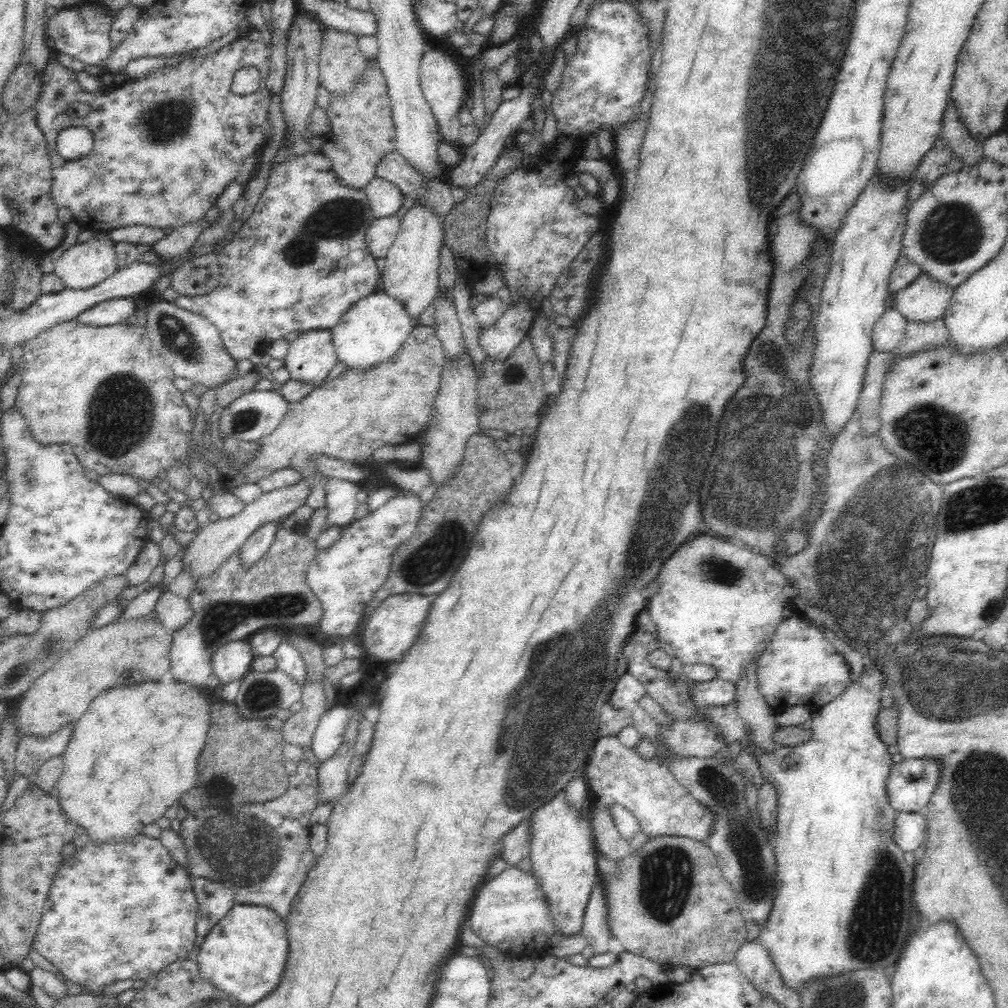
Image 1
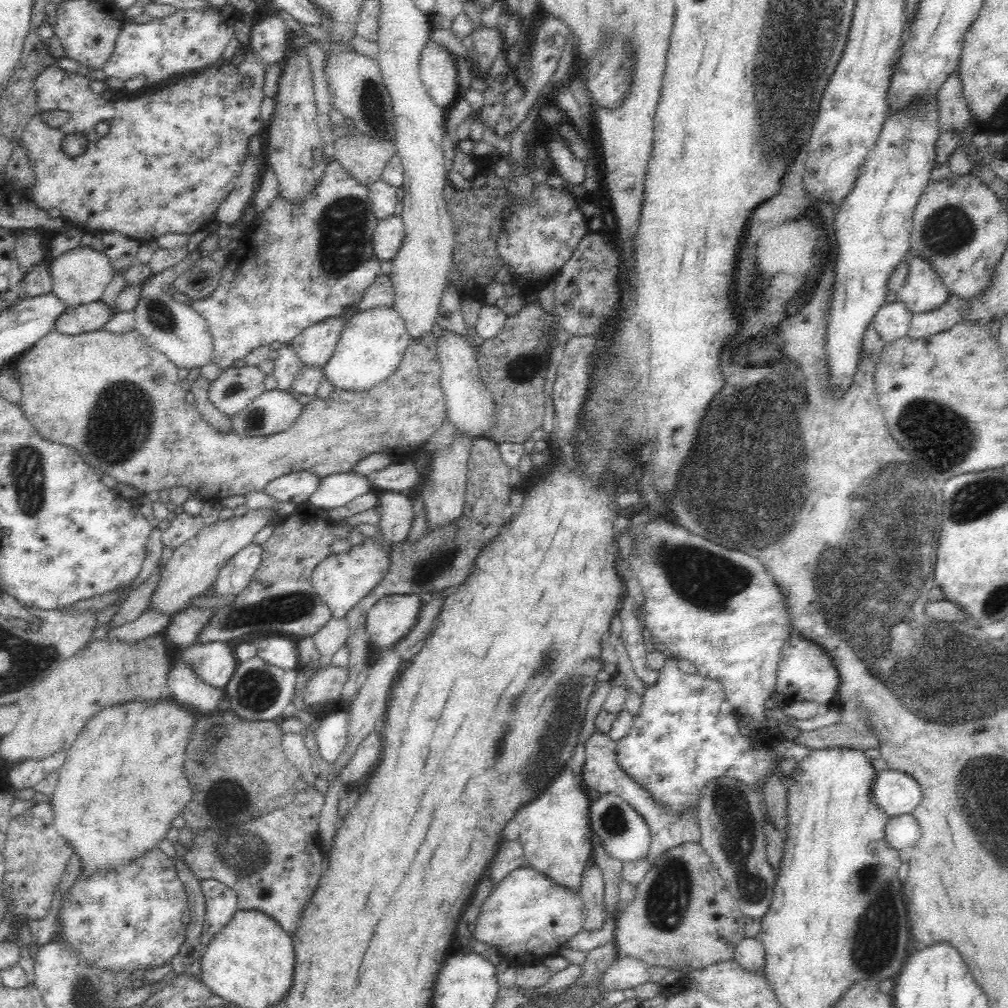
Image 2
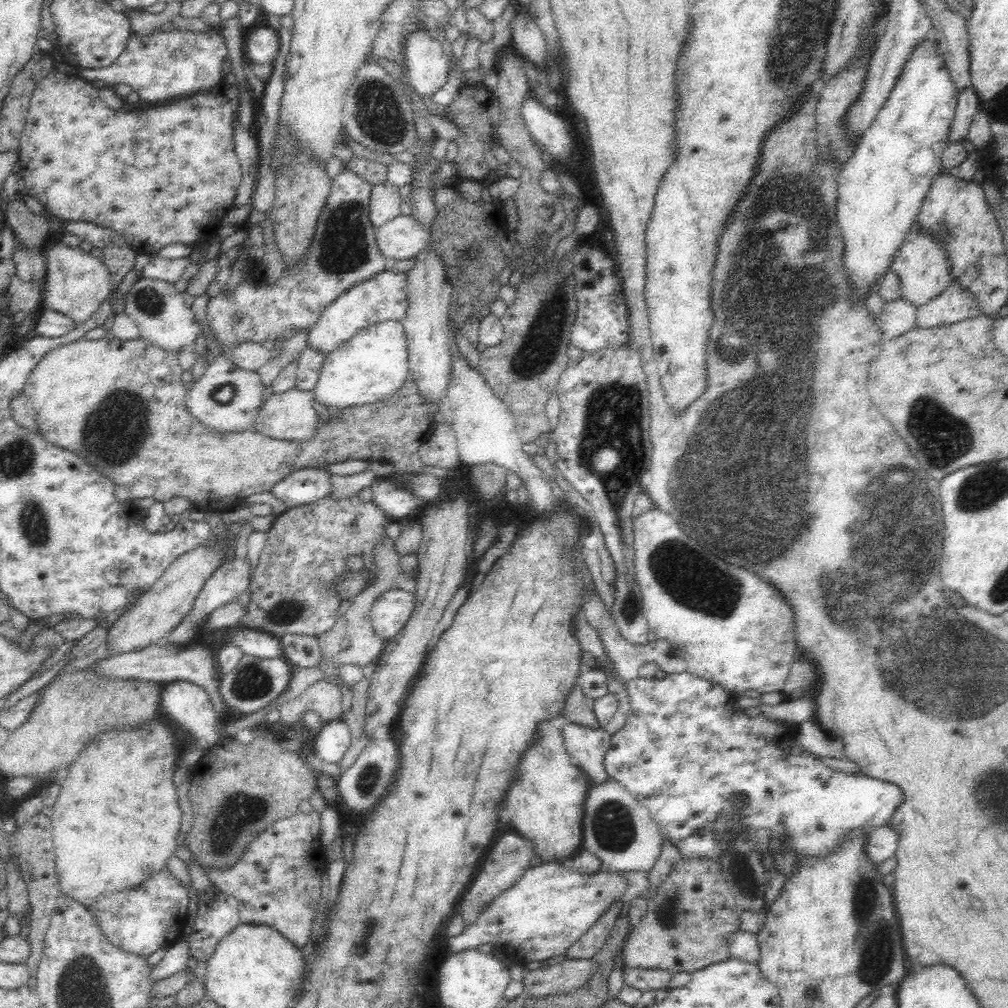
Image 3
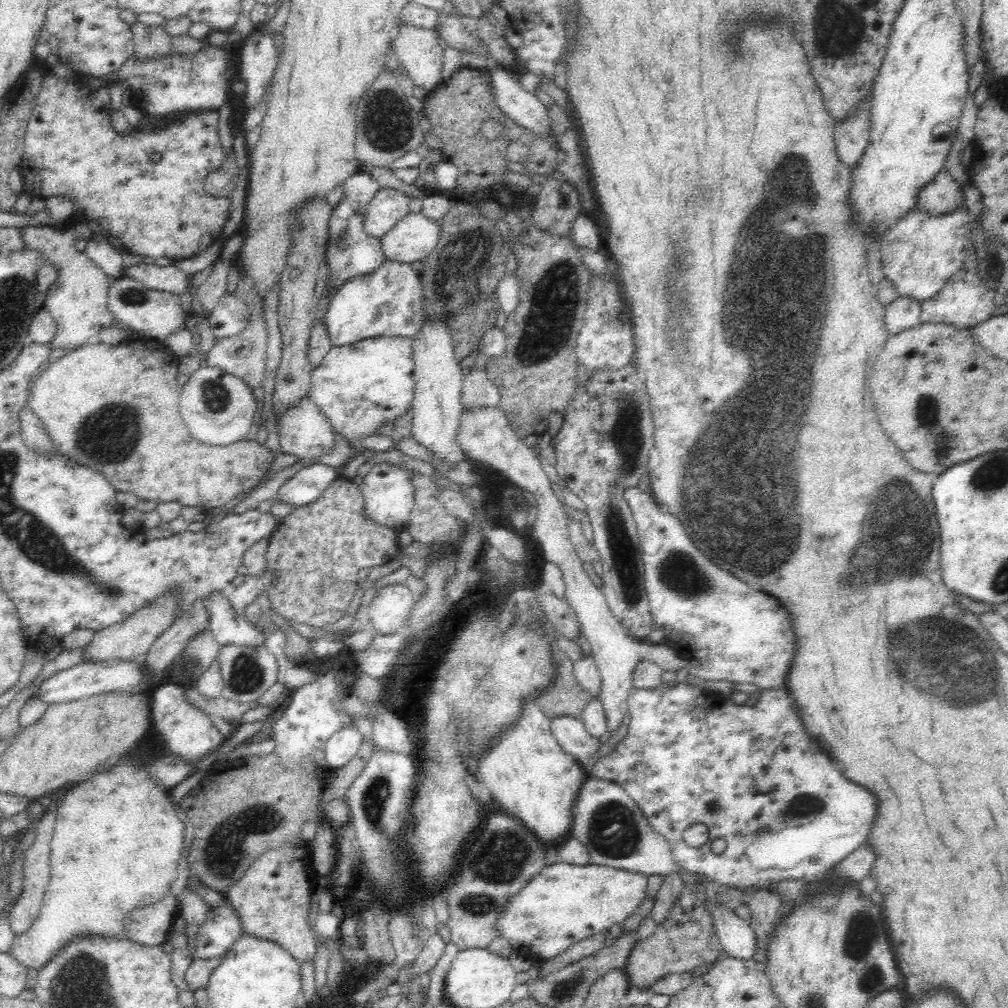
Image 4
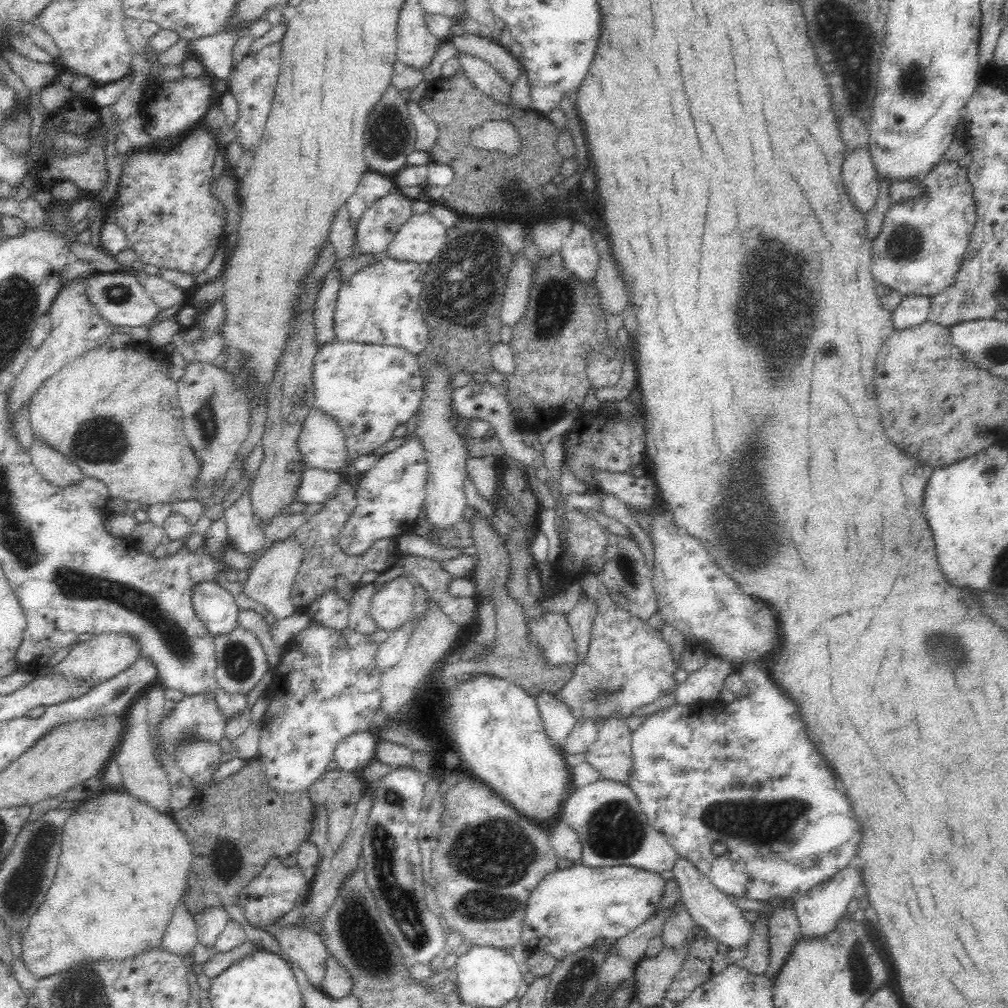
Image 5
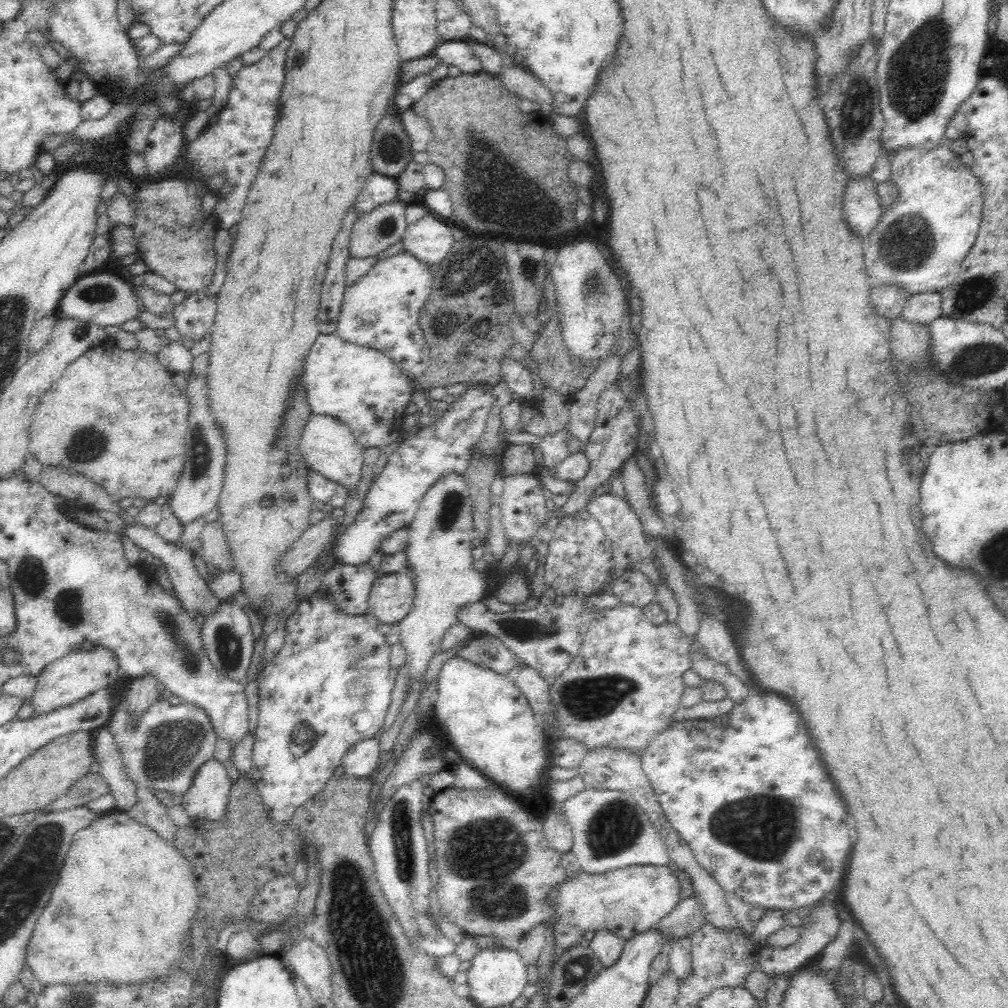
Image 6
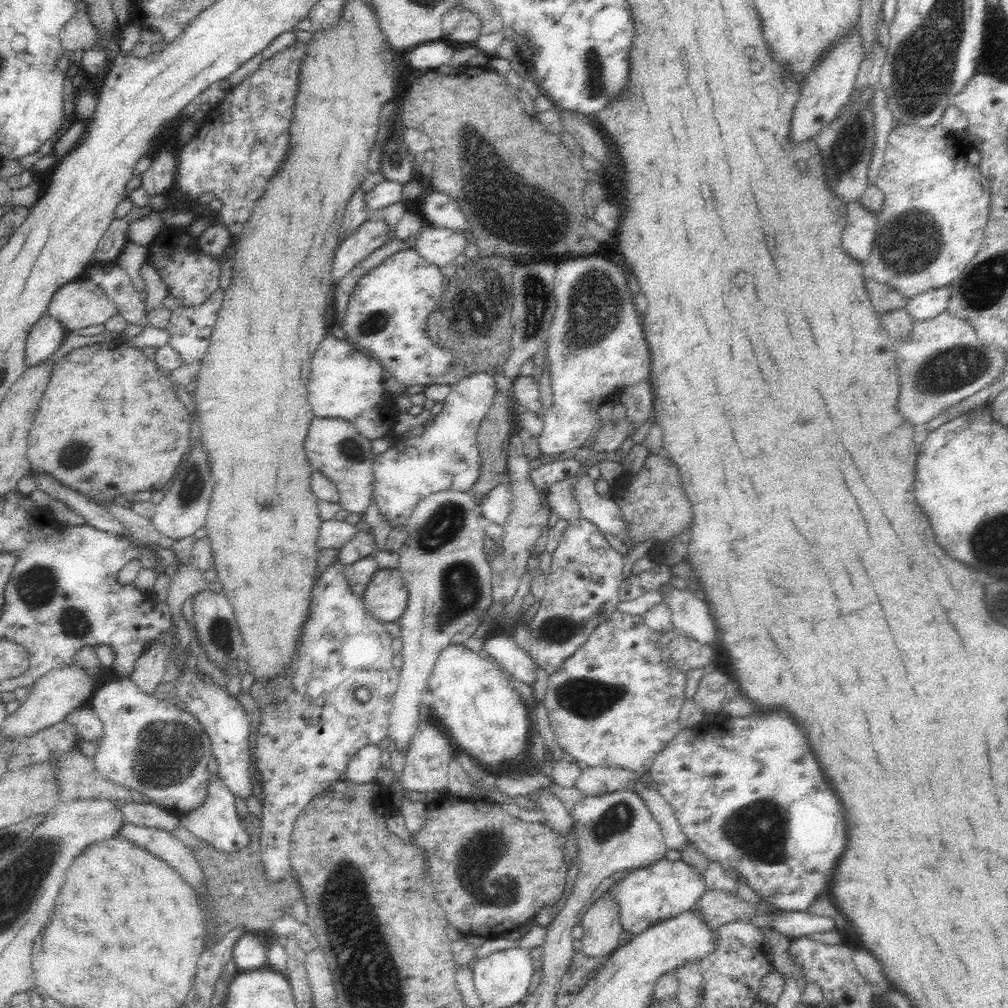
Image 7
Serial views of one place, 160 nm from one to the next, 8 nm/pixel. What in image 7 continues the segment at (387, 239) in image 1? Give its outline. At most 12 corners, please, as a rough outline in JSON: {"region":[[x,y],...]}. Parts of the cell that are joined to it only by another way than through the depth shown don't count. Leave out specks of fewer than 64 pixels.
{"region":[[425,222],[415,249],[430,264],[452,268],[469,242],[458,230]]}

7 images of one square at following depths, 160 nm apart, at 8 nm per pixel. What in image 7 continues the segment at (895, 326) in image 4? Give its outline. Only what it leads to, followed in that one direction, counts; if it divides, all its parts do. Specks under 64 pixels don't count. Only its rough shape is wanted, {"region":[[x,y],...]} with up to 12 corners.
{"region":[[951,287],[930,289],[907,299],[914,320],[947,310]]}

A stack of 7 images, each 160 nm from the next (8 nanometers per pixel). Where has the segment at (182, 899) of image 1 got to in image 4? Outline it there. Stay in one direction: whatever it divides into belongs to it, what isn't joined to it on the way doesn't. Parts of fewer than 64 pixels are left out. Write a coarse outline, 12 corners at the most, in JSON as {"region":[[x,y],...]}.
{"region":[[175,899],[128,916],[128,937],[163,945],[175,918]]}

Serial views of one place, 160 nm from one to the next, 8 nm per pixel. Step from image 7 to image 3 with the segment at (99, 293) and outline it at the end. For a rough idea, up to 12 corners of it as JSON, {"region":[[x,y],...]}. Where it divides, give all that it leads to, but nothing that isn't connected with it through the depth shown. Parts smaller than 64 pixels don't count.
{"region":[[139,278],[123,310],[140,337],[192,347],[200,326],[172,283]]}

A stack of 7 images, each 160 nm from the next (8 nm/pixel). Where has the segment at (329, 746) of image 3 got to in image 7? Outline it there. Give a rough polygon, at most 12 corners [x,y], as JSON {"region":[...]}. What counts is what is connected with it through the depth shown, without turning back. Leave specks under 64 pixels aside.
{"region":[[378,745],[361,748],[348,763],[346,780],[372,782],[381,770]]}

